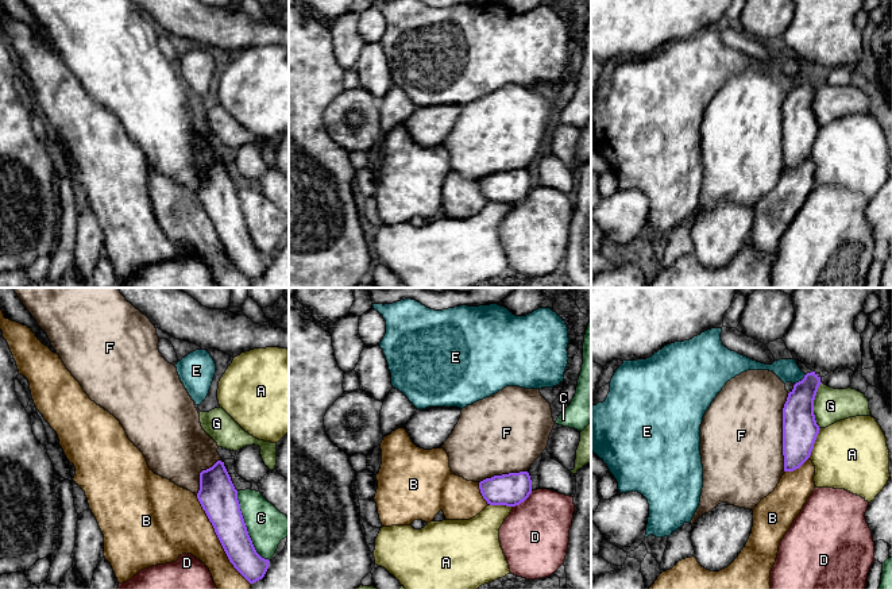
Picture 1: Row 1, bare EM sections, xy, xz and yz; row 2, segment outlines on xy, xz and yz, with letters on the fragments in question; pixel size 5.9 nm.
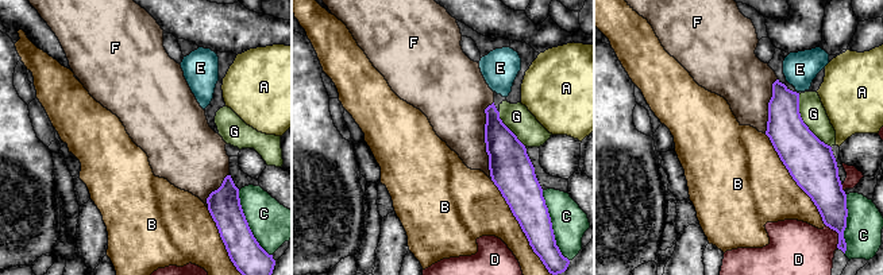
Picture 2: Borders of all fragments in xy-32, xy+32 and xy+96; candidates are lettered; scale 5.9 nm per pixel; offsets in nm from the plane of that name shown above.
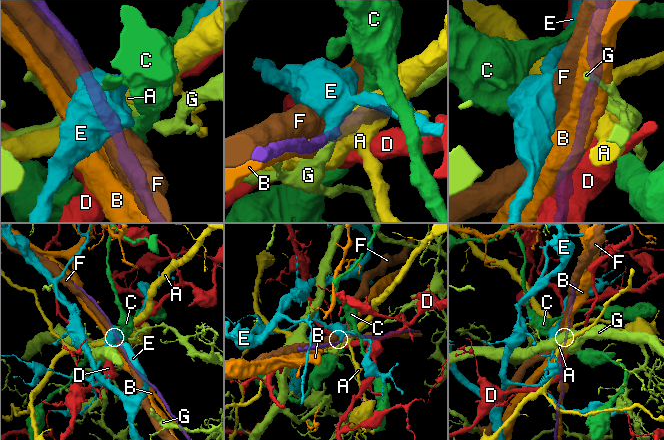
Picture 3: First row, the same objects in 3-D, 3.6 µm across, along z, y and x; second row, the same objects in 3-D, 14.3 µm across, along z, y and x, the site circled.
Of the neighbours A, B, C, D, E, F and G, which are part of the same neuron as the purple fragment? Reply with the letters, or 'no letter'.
F

